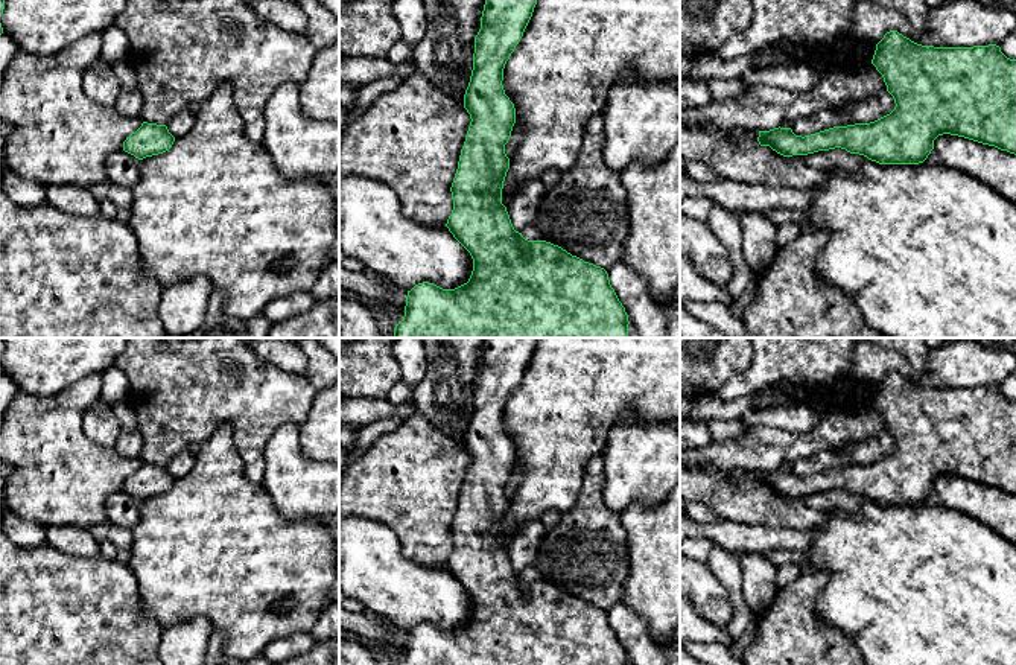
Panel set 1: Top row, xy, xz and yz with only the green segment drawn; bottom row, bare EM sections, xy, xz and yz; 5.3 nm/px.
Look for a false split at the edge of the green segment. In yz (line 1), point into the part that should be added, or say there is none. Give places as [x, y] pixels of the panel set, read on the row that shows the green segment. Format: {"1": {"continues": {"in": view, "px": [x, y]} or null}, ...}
{"1": {"continues": null}}

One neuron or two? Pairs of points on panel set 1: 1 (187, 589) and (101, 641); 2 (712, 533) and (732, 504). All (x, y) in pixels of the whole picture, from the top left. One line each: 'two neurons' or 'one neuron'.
1: two neurons
2: two neurons

